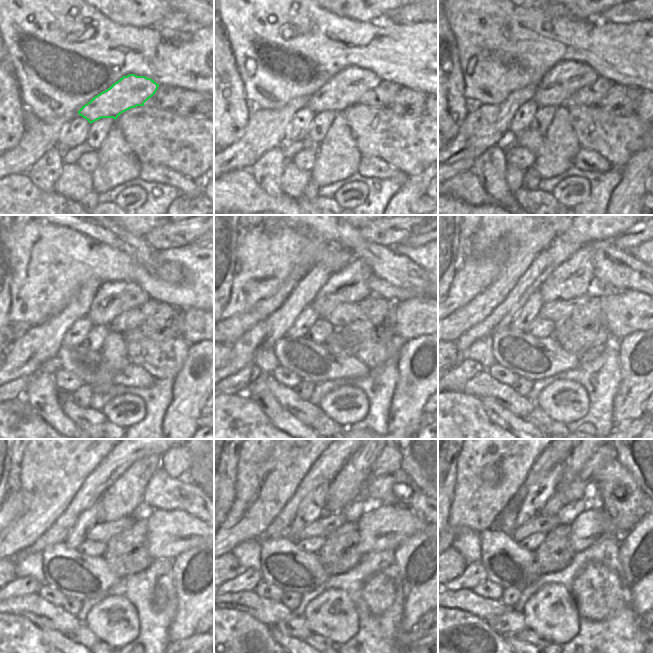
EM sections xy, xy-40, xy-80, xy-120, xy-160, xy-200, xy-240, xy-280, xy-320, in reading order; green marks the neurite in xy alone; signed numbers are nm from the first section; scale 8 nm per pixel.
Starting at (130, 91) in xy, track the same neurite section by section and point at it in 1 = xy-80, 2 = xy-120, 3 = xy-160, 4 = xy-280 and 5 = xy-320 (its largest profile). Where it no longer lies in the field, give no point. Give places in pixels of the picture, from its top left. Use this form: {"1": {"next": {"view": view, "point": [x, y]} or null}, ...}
{"1": {"next": {"view": "xy-80", "point": [565, 78]}}, "2": {"next": {"view": "xy-120", "point": [111, 299]}}, "3": {"next": {"view": "xy-160", "point": [349, 284]}}, "4": {"next": {"view": "xy-280", "point": [350, 484]}}, "5": {"next": {"view": "xy-320", "point": [579, 459]}}}

